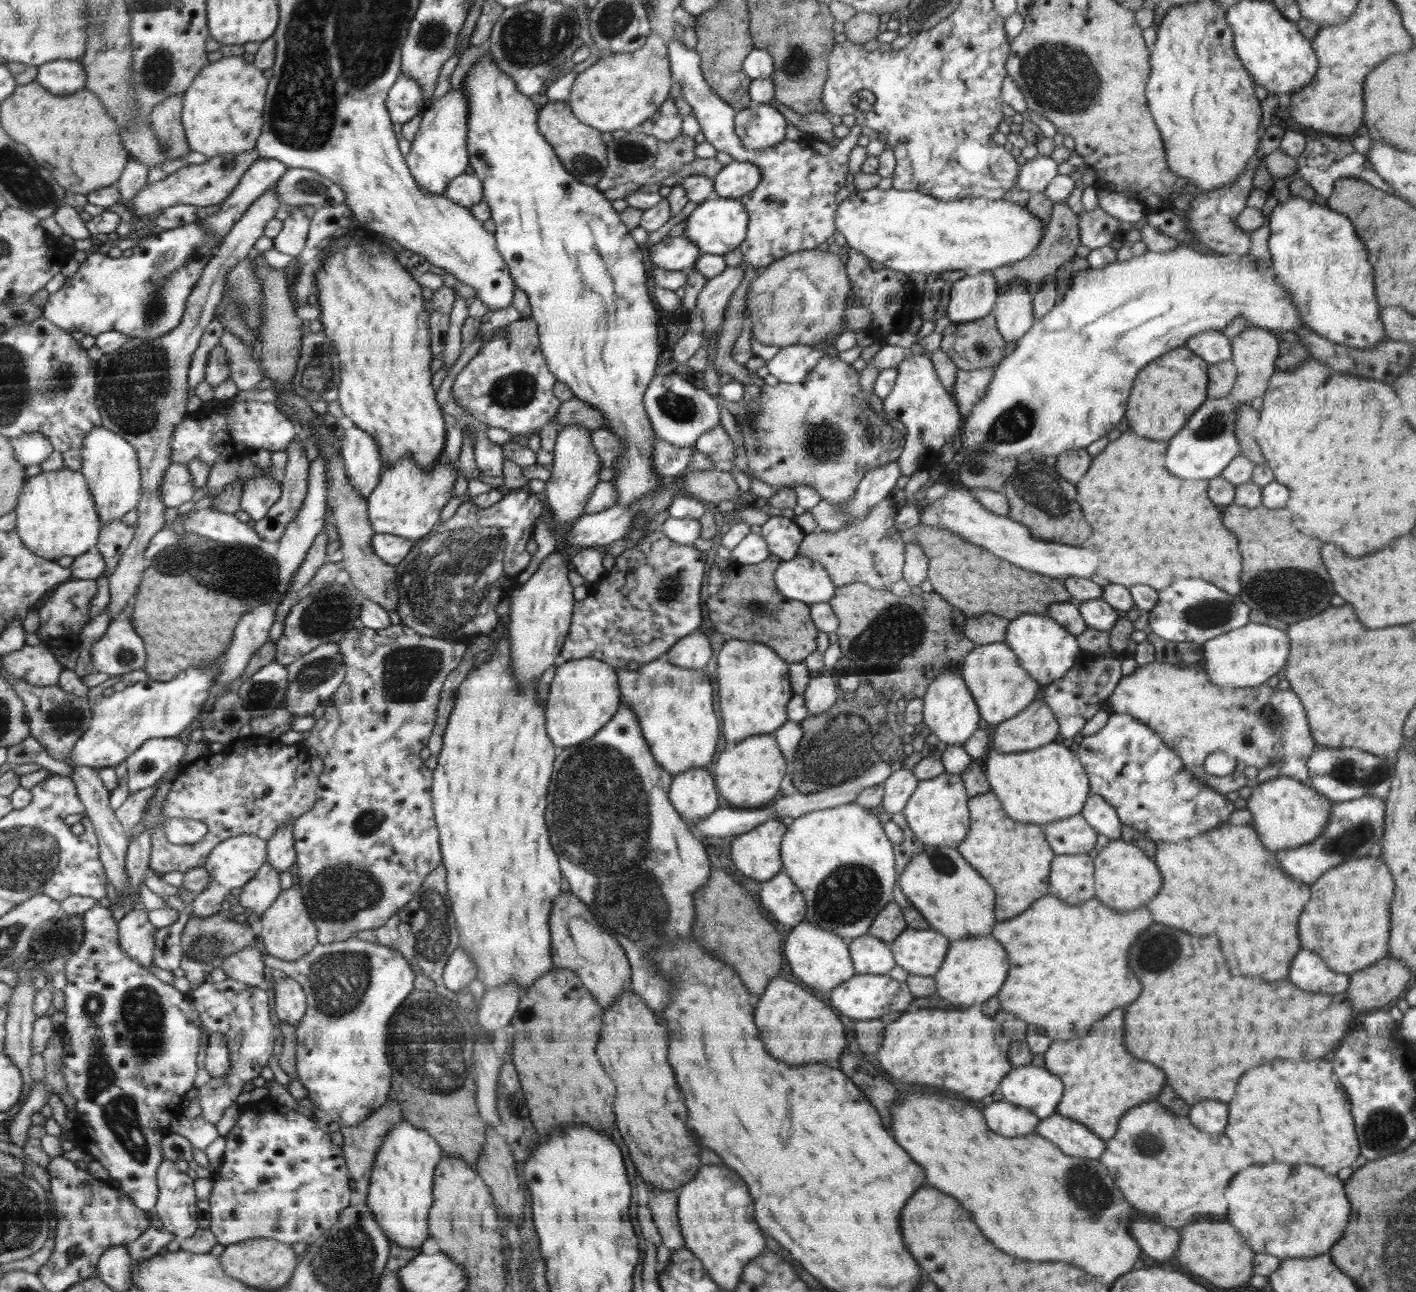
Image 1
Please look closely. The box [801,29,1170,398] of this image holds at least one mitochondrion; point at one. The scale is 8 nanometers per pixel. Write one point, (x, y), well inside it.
(1062, 78)

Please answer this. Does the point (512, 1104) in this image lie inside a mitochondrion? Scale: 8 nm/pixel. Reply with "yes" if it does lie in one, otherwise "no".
yes

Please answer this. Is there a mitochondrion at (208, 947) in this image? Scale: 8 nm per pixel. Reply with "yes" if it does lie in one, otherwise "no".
yes

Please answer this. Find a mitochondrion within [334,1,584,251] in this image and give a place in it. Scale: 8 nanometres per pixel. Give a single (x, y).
(529, 38)

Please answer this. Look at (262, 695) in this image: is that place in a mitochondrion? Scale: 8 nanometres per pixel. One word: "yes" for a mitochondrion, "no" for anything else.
yes

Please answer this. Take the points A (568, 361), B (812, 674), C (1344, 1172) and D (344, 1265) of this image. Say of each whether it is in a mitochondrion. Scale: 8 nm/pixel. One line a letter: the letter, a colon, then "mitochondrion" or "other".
A: other
B: other
C: other
D: mitochondrion

